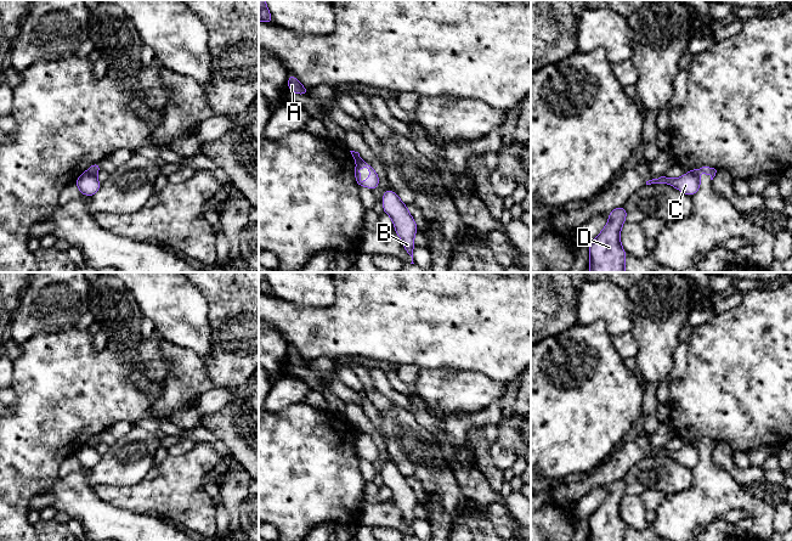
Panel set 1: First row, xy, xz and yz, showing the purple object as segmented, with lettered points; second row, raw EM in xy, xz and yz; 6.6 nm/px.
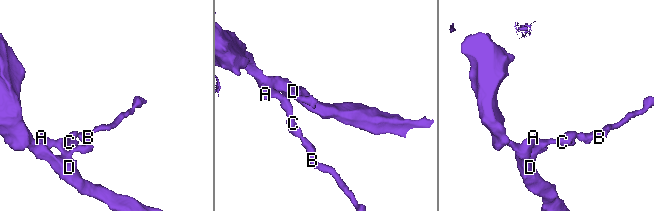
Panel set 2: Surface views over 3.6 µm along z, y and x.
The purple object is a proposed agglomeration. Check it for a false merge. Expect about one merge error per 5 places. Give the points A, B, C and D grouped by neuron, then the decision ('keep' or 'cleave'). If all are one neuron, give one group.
groups A C D / B; cleave

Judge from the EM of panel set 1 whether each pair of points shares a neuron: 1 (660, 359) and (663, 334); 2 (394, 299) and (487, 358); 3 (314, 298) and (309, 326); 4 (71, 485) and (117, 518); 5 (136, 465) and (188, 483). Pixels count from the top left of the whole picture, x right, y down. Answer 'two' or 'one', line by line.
1: one
2: one
3: two
4: one
5: two

